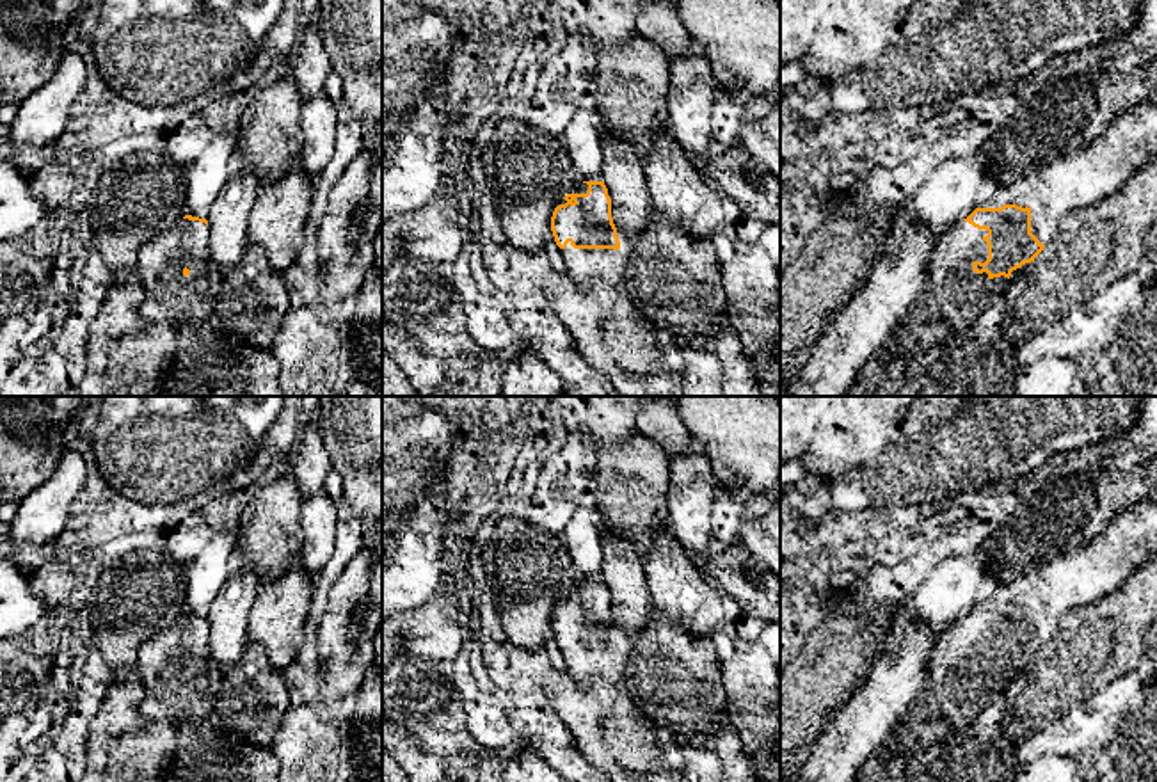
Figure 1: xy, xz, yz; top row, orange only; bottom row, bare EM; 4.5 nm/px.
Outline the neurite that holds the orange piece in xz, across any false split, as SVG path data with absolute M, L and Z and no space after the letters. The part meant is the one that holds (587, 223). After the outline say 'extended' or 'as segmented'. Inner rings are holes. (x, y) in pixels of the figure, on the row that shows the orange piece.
M579 180L555 208L551 231L565 259L565 270L576 283L620 283L631 238L613 224L604 181Z | extended

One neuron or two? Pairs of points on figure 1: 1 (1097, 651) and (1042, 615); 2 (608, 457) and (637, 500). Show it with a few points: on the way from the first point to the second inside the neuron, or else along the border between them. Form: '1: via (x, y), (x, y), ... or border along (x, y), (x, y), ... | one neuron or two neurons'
1: border along (1093, 603), (1070, 610), (1061, 619), (1054, 637) | two neurons
2: via (619, 468), (631, 480), (631, 489) | one neuron

